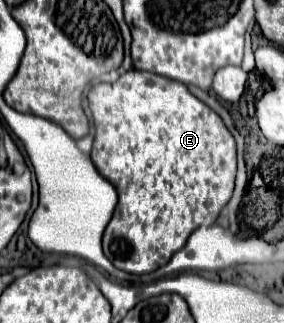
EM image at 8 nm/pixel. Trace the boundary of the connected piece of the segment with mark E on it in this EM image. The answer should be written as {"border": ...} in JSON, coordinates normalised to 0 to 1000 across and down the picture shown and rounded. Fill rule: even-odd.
{"border":[[[461,214],[398,257],[342,257],[306,307],[335,381],[320,492],[419,598],[398,678],[363,721],[363,783],[426,839],[532,845],[574,827],[694,703],[750,697],[771,653],[806,628],[835,536],[827,430],[778,362],[673,294],[644,257],[518,220]]]}

